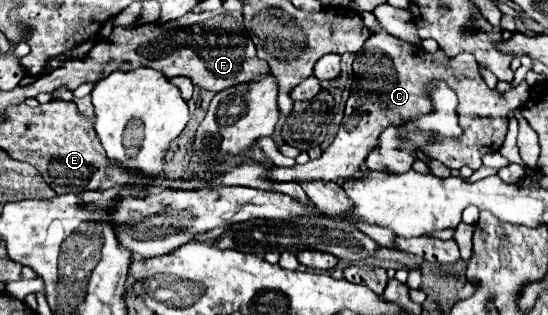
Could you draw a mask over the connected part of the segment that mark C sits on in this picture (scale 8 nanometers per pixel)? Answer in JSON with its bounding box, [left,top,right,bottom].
[272,36,508,180]

